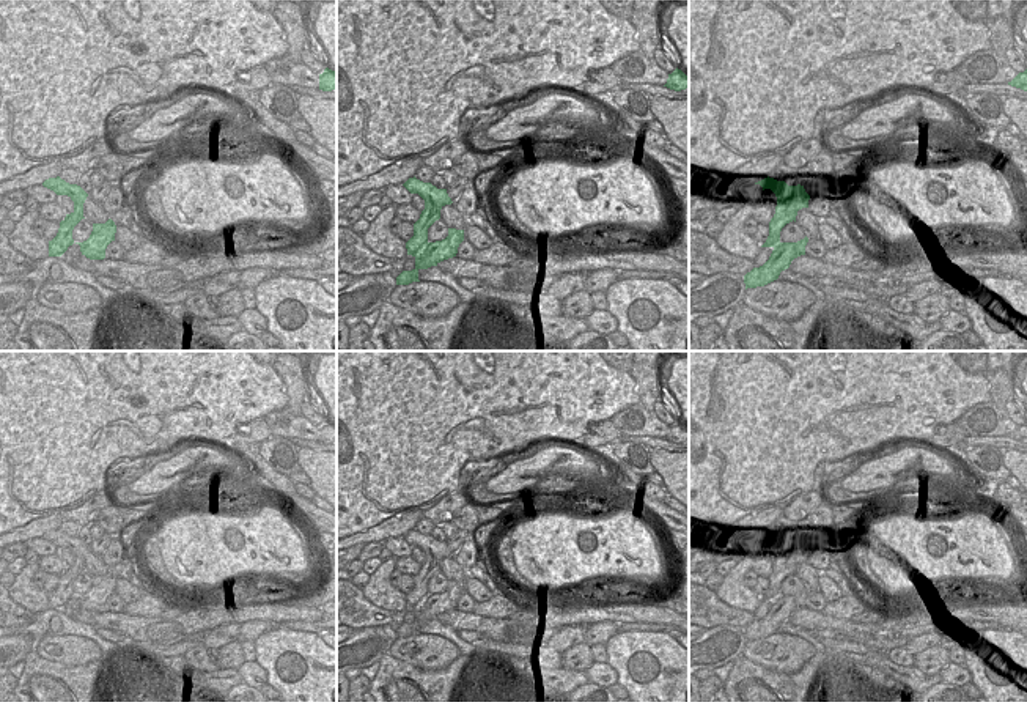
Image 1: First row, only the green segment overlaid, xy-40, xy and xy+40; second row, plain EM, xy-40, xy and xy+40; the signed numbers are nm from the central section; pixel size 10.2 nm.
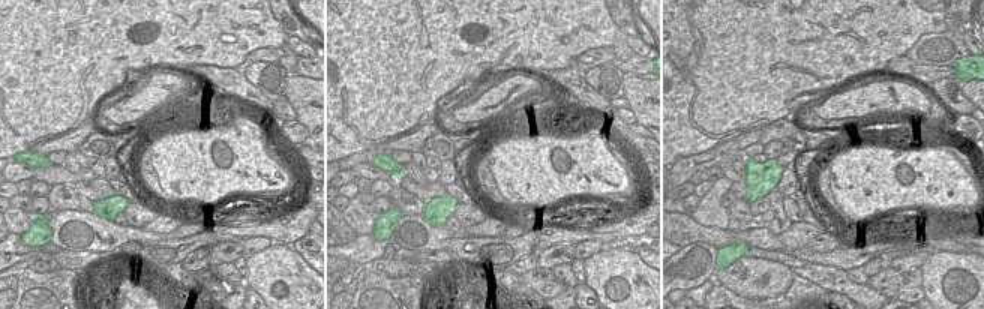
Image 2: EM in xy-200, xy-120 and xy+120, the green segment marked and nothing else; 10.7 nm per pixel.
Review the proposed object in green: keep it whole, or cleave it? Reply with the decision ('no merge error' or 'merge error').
merge error

